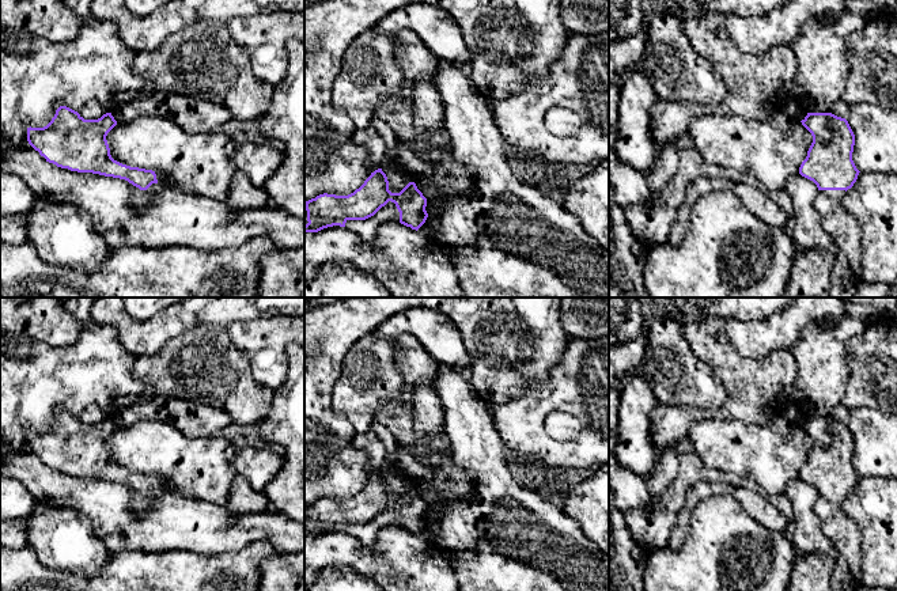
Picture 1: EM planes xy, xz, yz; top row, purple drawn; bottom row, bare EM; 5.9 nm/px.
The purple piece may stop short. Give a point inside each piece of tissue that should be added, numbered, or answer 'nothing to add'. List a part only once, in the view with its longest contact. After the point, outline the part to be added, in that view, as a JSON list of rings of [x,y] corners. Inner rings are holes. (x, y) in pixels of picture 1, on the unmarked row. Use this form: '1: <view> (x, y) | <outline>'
1: xy (143, 502) | [[[152,474],[155,478],[156,478],[156,484],[158,486],[156,488],[152,488],[147,495],[141,495],[133,508],[137,509],[137,511],[143,511],[145,509],[150,503],[151,503],[151,499],[155,496],[155,495],[160,495],[163,492],[174,492],[174,493],[178,493],[173,489],[173,485],[170,482],[167,482],[164,478],[162,478],[160,476],[158,474]]]

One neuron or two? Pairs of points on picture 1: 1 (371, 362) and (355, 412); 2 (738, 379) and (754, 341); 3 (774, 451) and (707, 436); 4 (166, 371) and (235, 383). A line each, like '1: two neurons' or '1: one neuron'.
1: one neuron
2: two neurons
3: one neuron
4: one neuron

